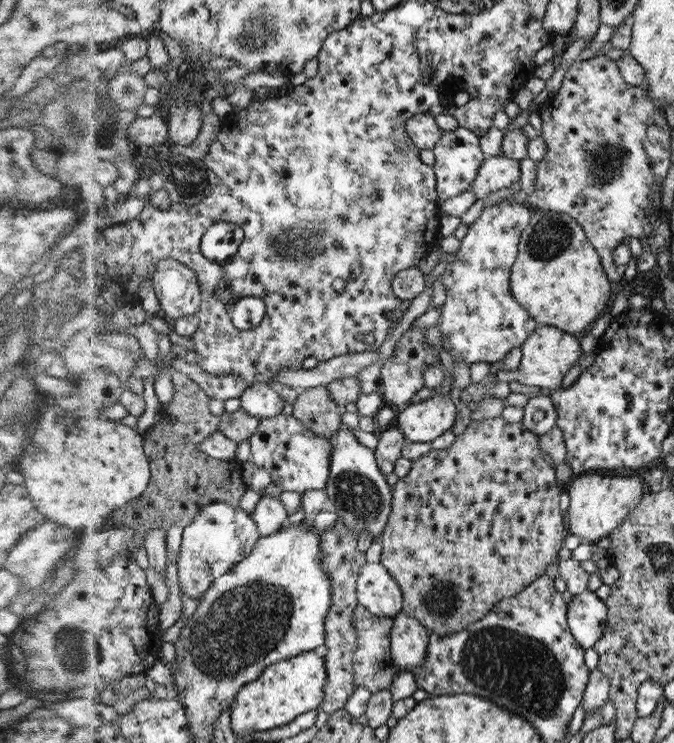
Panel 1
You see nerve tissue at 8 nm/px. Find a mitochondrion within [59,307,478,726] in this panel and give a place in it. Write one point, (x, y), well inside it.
(245, 625)

